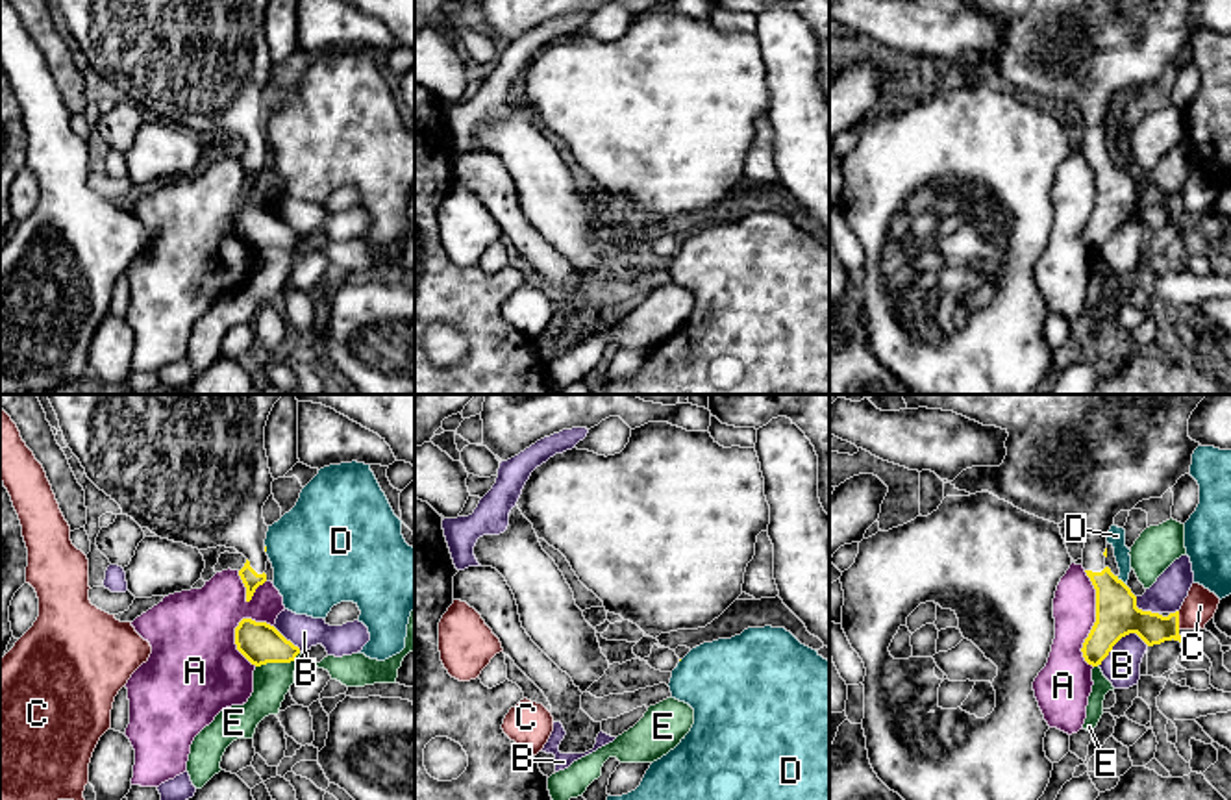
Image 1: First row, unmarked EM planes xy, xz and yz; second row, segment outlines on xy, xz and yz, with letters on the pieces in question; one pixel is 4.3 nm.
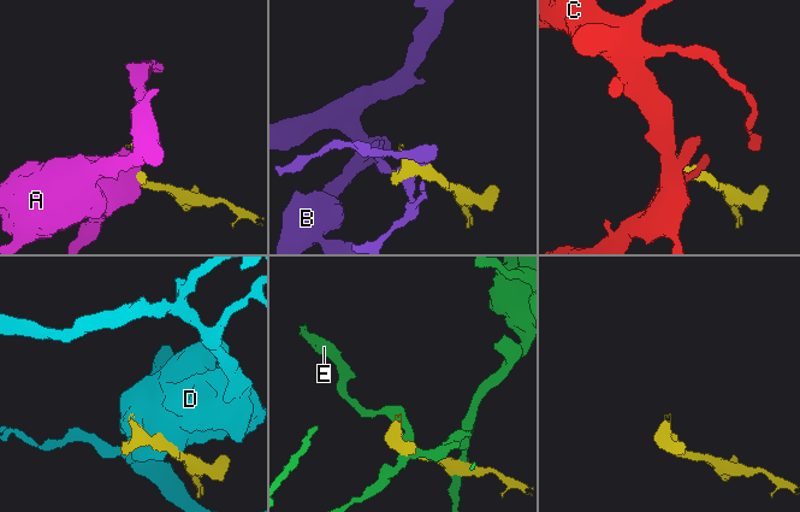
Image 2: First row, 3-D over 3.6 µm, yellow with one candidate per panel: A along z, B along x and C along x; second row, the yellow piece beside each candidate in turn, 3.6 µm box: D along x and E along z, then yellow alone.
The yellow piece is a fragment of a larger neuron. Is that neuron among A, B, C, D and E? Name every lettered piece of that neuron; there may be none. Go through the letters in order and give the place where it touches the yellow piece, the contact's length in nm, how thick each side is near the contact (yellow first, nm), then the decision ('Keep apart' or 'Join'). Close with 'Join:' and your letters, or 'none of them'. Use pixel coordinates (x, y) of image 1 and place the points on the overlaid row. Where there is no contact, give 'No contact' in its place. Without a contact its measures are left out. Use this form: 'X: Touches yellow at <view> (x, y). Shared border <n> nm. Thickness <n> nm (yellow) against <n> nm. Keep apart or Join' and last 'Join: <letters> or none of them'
A: Touches yellow at yz (1096, 619). Shared border 420 nm. Thickness 190 nm (yellow) against 190 nm. Keep apart
B: Touches yellow at yz (1120, 637). Shared border 240 nm. Thickness 190 nm (yellow) against 160 nm. Keep apart
C: Touches yellow at yz (1178, 621). Shared border 80 nm. Thickness 160 nm (yellow) against 140 nm. Keep apart
D: Touches yellow at yz (1122, 582). Shared border 60 nm. Thickness 190 nm (yellow) against 80 nm. Keep apart
E: Touches yellow at xy (278, 662). Shared border 220 nm. Thickness 180 nm (yellow) against 160 nm. Keep apart
Join: none of them

